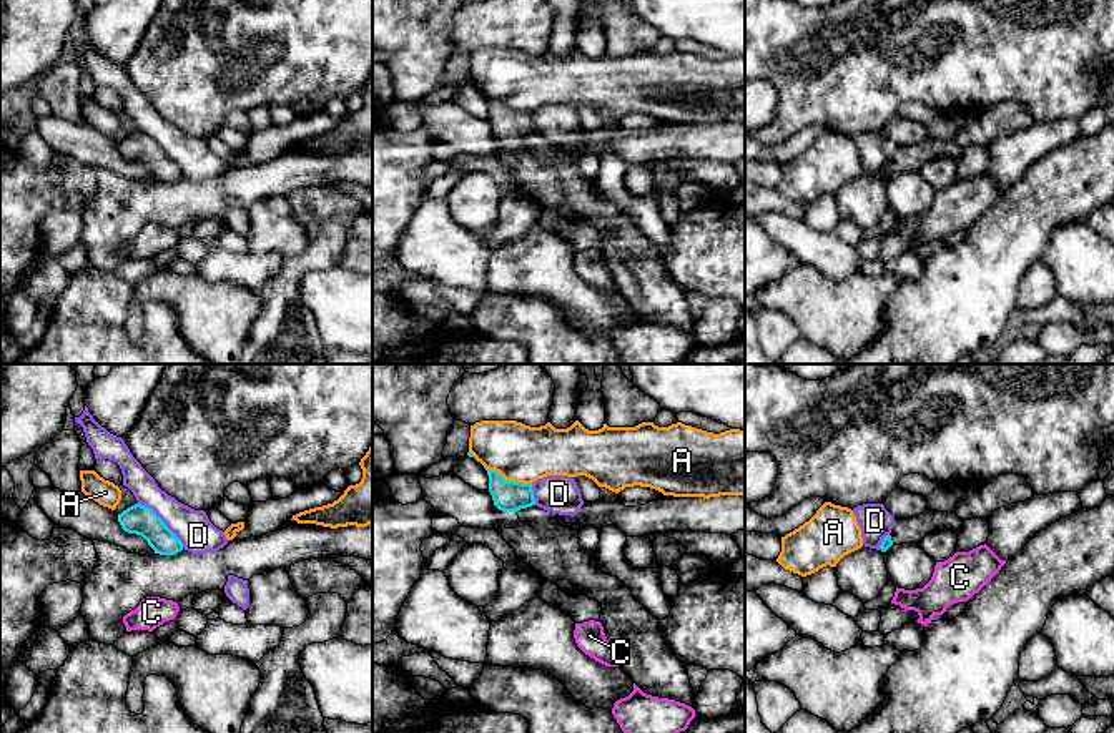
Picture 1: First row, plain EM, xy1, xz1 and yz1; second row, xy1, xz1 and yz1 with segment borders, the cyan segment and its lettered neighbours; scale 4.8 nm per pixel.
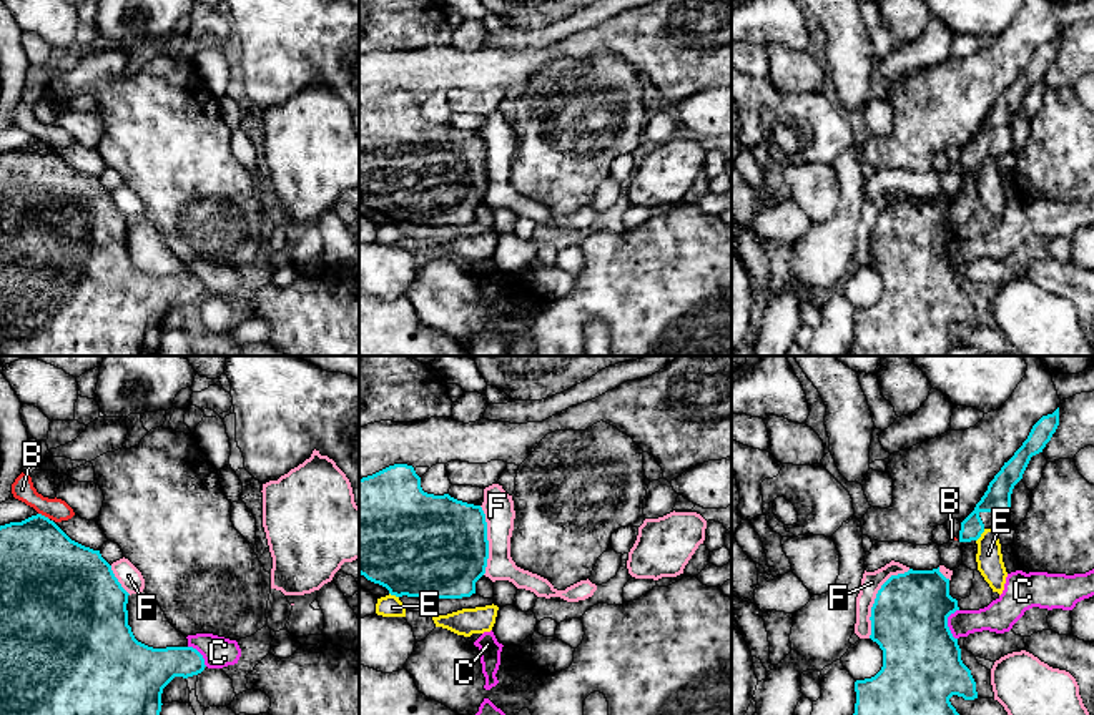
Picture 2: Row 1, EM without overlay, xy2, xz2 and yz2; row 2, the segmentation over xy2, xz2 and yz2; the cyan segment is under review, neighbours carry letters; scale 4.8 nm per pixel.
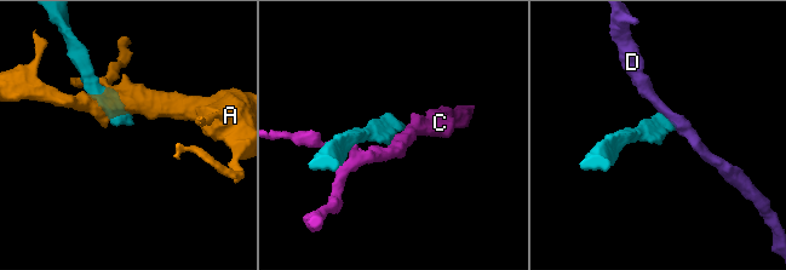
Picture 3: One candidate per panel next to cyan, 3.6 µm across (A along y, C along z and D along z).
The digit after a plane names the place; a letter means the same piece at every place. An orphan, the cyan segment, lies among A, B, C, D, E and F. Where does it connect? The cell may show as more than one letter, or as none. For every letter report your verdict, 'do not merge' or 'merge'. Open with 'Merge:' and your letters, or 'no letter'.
Merge: no letter
A: do not merge
B: do not merge
C: do not merge
D: do not merge
E: do not merge
F: do not merge

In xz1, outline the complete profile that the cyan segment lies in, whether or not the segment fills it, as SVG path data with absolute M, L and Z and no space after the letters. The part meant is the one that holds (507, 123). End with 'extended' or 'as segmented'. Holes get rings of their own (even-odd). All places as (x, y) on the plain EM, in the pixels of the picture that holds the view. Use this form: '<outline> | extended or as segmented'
M486 98L494 133L519 143L520 150L500 161L515 184L542 208L569 208L579 223L605 234L600 251L614 284L643 321L695 337L685 291L670 279L658 248L632 224L632 216L599 196L595 178L580 175L577 158L560 155L557 141L535 133L532 111L505 108L499 100Z | extended

